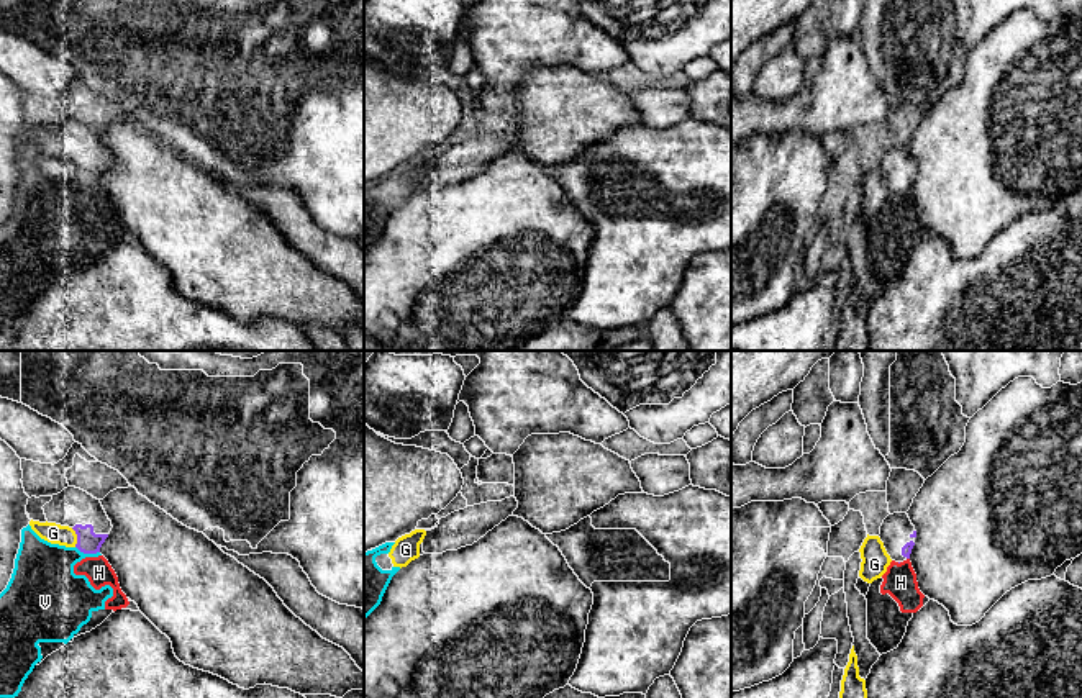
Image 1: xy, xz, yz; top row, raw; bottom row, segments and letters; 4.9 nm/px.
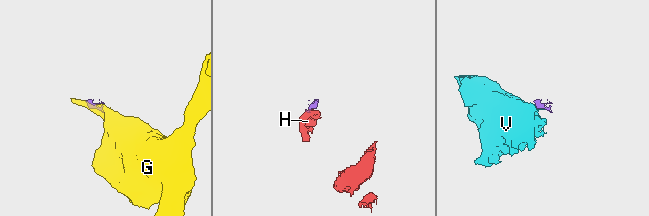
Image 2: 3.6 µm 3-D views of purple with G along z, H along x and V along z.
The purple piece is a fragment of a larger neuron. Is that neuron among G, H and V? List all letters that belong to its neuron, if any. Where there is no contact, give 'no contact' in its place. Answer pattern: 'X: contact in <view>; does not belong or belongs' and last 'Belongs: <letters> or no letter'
G: contact in xy; does not belong
H: no contact; does not belong
V: contact in xy; does not belong
Belongs: no letter

